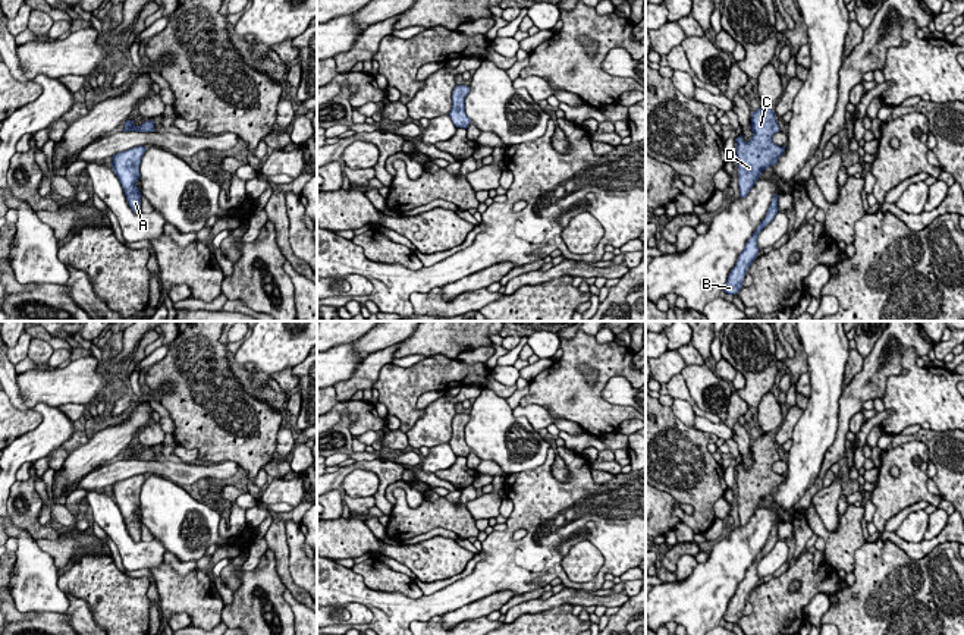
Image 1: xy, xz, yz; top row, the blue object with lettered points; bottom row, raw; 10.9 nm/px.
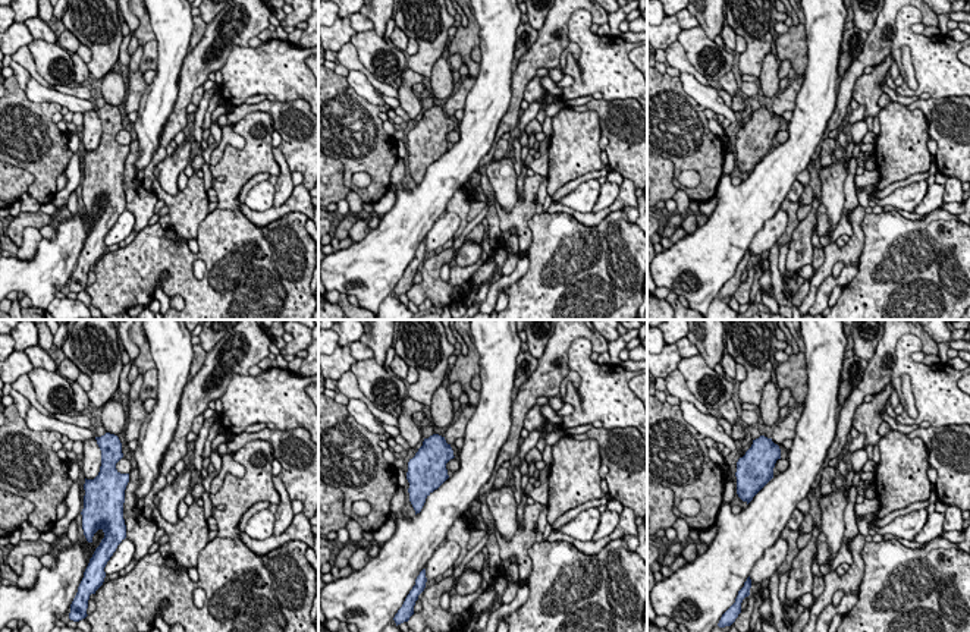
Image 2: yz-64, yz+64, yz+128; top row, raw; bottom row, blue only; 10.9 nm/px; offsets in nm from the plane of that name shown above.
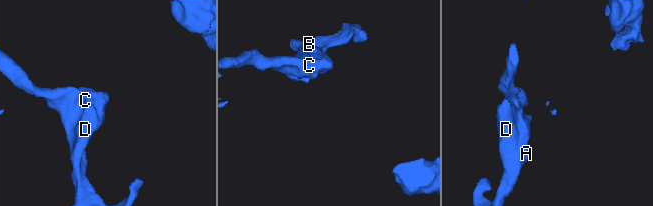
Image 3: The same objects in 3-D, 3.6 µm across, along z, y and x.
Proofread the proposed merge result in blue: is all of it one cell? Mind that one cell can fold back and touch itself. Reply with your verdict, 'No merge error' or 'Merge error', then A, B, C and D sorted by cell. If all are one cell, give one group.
No merge error. Groups: A B C D

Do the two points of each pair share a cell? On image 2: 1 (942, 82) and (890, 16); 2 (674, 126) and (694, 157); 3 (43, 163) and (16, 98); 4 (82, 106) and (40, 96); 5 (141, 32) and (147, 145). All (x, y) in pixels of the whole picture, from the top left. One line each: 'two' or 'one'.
1: two
2: one
3: one
4: one
5: two

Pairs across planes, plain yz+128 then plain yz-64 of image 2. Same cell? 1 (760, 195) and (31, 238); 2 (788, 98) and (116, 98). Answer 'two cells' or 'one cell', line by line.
1: two cells
2: two cells

